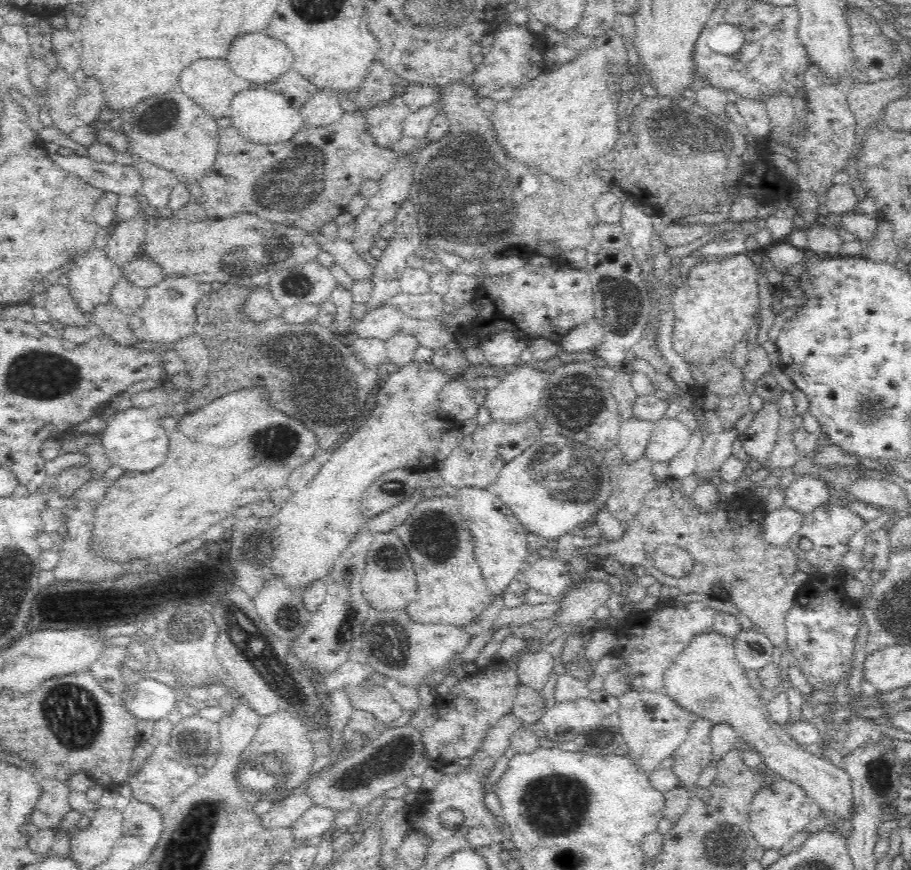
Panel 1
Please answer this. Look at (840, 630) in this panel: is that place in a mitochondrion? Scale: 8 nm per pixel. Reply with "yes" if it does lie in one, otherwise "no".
yes

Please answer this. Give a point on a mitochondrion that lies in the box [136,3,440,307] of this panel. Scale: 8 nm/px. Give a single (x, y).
(275, 190)

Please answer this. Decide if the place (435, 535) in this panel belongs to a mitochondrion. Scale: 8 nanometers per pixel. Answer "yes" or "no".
yes

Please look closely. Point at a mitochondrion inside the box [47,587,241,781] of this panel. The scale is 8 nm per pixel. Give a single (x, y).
(111, 598)

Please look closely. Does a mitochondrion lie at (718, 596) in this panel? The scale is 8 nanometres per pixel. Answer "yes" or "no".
no

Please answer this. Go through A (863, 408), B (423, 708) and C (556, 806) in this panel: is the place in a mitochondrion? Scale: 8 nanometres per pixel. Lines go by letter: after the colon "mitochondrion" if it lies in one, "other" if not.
A: mitochondrion
B: other
C: mitochondrion

